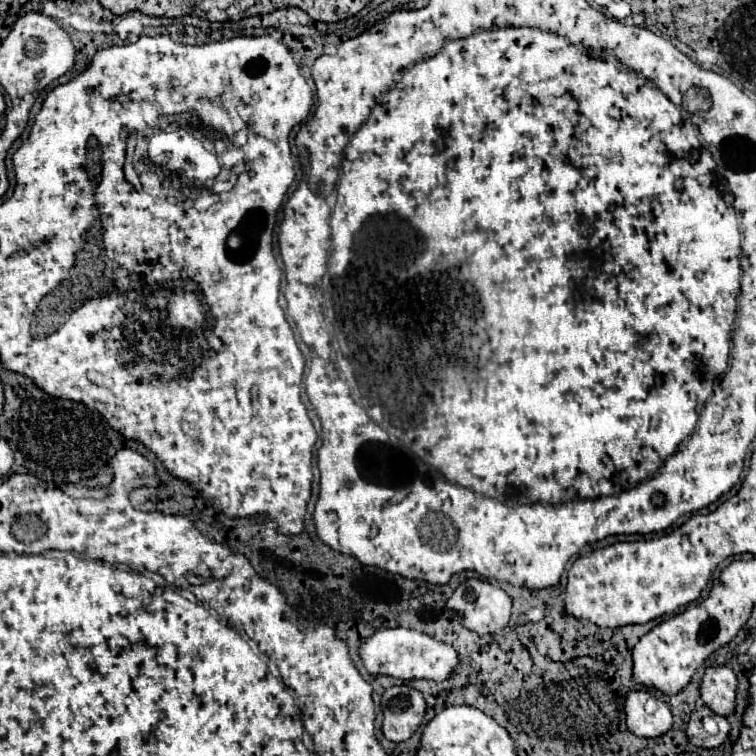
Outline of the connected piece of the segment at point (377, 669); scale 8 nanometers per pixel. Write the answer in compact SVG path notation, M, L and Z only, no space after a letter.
M395 627L395 629L379 629L373 637L369 637L361 645L361 659L369 673L381 673L391 675L397 679L433 679L433 681L445 681L451 677L451 673L459 667L457 651L437 641L421 631Z

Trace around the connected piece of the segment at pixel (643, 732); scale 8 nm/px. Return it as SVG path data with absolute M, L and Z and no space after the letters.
M633 691L625 701L627 729L637 737L665 735L673 725L669 705L649 691Z

